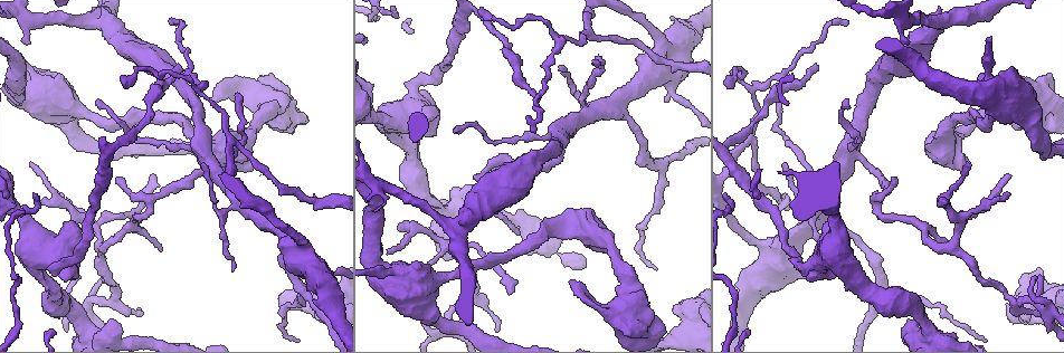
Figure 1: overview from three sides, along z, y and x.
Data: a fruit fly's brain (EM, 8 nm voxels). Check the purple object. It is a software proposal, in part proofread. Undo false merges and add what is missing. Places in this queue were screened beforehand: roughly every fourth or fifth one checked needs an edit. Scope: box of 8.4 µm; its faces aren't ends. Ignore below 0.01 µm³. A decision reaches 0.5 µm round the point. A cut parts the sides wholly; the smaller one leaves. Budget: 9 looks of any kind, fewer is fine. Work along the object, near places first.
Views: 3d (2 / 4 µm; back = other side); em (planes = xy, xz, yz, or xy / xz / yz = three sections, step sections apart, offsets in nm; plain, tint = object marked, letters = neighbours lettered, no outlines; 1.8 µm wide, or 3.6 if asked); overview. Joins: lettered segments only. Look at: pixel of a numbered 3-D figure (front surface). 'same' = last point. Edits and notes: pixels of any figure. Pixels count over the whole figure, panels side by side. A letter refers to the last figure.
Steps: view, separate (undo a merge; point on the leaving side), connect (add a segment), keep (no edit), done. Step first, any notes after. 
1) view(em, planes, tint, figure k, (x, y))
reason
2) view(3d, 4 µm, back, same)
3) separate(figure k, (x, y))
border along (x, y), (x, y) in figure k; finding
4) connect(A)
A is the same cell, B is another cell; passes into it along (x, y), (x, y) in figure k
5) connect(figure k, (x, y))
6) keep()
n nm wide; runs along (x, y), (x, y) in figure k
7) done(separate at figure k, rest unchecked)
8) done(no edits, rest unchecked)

view(em, planes, letters, figure 1, (1040, 310))
two arms in line, one across

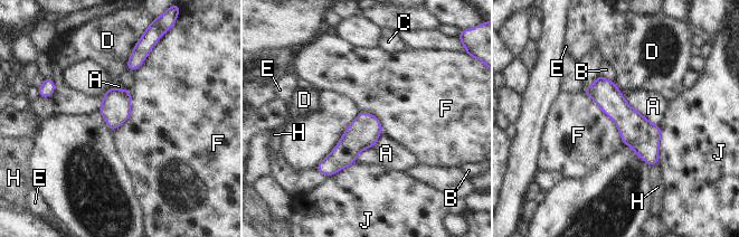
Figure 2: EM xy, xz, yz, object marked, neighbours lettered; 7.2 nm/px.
keep()
A, B, C, D, E, F, H and J are other cells; runs along (600, 78), (602, 89), (655, 160) in figure 2; one neuron here

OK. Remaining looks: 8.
view(em, planes, tint, figure 1, (520, 235))
an open end

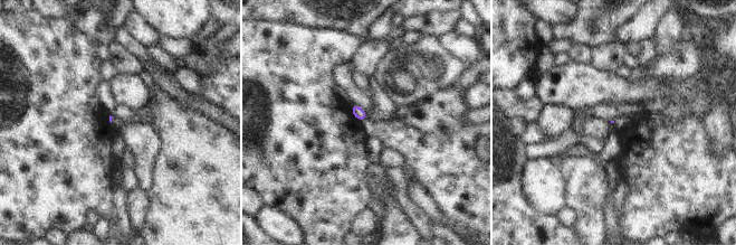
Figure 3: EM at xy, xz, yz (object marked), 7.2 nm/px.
view(em, planes, letters, same)

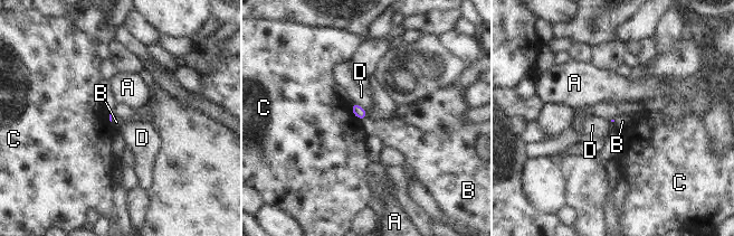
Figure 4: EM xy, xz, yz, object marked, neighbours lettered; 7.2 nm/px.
keep()
A, B, C and D are other cells; border along (366, 116), (361, 121) in figure 4; none of them fits

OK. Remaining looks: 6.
view(3d, 4 µm, figure 1, (960, 220))
abrupt turn

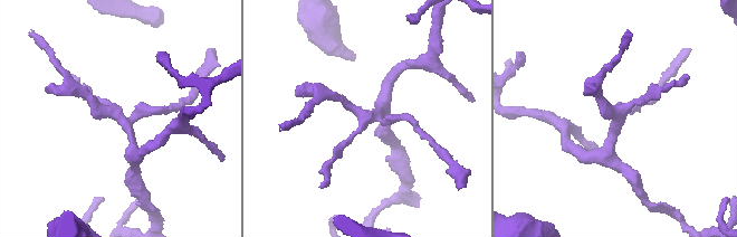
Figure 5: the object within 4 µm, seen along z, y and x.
view(em, planes, letters, figure 5, (616, 118))
4 arms

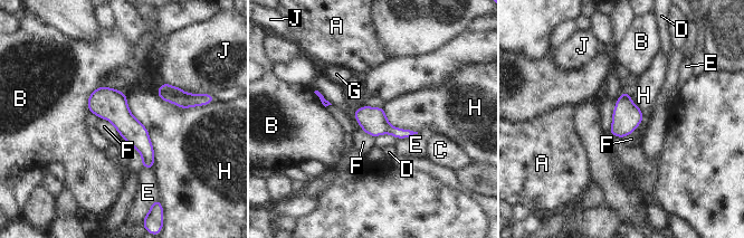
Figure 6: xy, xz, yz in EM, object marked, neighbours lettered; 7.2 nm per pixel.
keep()
200 nm wide; A, B, C, D, E, F, G, H and J are other cells; runs along (98, 91), (141, 141), (151, 165) in figure 6; all the same neuron

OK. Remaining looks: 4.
view(3d, 4 µm, back, figure 1, (650, 66))
side arm on a straight run

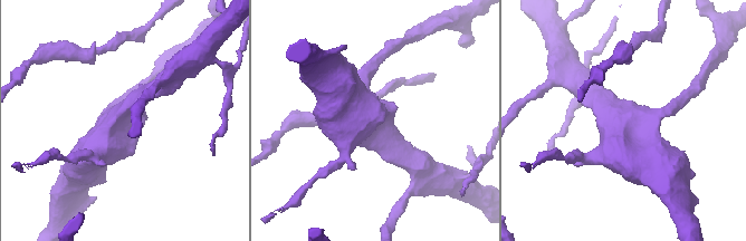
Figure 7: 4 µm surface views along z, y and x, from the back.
view(em, 3.6 µm, xz, step 8, tint, figure 7, (623, 115))
3 arms; arms of 220, 300, 600 nm

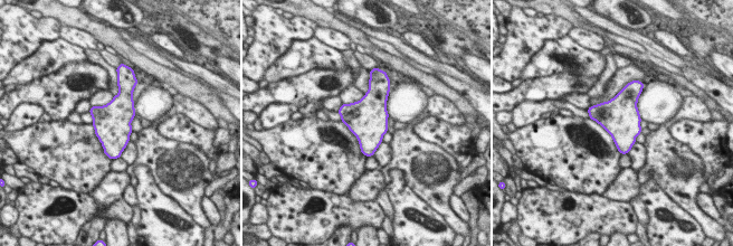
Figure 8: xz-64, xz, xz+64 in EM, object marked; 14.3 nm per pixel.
view(em, 3.6 µm, xy, step 8, letters, same)

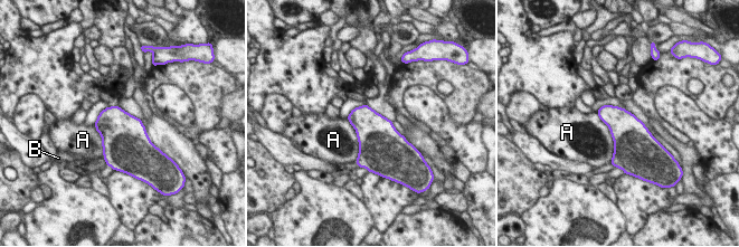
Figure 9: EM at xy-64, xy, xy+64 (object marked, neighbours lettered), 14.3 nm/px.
keep()
A and B are other cells; border along (596, 113), (613, 140), (612, 159) in figure 9; one neuron here

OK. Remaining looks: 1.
done(no edits, rest unchecked)

